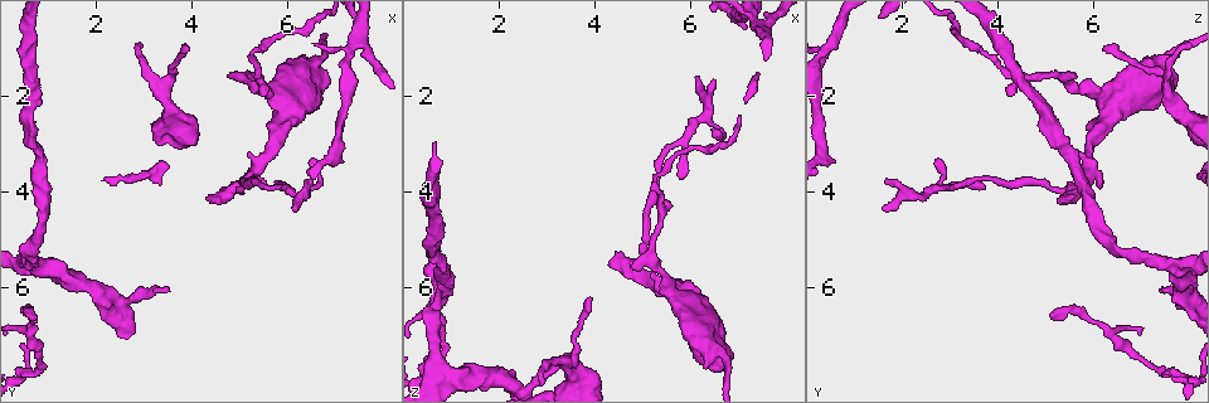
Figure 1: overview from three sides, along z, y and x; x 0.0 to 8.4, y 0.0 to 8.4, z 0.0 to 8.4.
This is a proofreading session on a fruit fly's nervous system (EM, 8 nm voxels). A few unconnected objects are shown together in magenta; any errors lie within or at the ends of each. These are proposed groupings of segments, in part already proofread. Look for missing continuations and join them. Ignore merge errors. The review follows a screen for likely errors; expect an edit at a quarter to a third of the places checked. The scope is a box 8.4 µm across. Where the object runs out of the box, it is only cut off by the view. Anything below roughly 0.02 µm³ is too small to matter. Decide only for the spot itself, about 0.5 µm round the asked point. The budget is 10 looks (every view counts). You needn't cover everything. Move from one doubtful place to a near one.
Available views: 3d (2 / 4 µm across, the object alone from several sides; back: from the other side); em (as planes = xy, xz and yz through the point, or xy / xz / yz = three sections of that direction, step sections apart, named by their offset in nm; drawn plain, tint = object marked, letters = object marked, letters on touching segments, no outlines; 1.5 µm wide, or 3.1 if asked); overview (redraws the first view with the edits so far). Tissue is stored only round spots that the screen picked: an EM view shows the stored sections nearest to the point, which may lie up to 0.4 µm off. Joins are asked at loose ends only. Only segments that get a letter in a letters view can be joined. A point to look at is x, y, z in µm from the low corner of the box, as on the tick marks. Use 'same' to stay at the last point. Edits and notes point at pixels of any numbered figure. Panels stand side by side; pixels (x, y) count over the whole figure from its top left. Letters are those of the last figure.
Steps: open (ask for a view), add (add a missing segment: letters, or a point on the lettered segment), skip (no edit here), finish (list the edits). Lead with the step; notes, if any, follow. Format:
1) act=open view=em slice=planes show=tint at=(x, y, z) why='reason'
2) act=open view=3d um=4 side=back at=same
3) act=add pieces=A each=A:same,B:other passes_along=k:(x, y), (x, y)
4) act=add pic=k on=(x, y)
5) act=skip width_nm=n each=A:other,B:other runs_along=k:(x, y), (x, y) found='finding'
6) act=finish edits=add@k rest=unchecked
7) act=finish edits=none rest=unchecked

act=open view=3d um=4 side=back at=(0.65, 6.70, 5.10) why='tapers out'

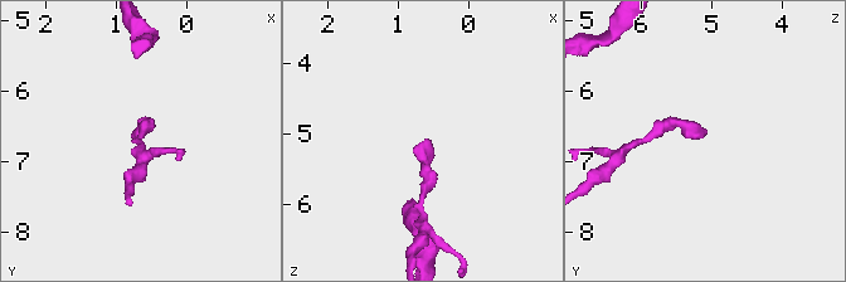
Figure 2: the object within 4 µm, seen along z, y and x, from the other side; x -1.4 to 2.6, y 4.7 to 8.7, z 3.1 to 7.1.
act=open view=em slice=xz step=8 show=letters at=(0.70, 6.65, 5.10) why='now the EM'

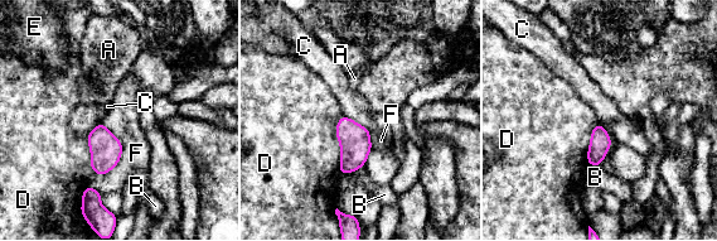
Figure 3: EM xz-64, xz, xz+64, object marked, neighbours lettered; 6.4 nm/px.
act=open view=em slice=planes show=letters at=same

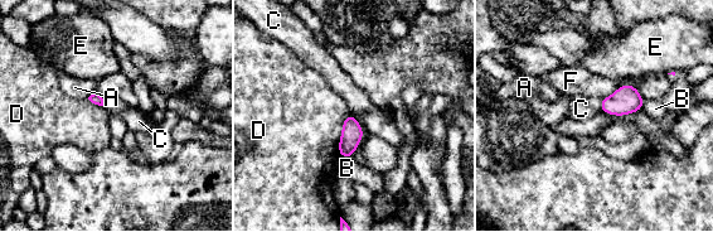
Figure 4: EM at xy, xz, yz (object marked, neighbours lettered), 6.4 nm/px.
act=skip each=A:other,B:other,C:other,D:other,E:other,F:other border=4:(102, 98), (103, 105) found='no lettered segment goes on from it'

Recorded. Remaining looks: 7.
act=open view=3d um=2 at=(3.55, 6.00, 7.40) why='an open end'

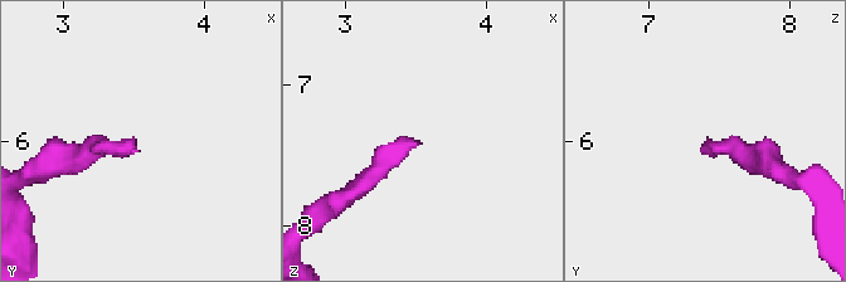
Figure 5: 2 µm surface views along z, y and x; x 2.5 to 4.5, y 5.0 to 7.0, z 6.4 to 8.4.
act=open view=em slice=planes show=tint at=(3.54, 6.00, 7.42)

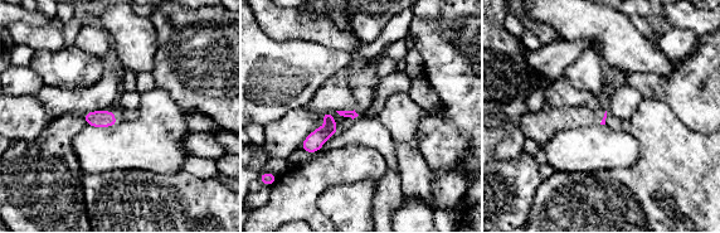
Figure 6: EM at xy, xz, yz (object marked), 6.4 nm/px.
act=open view=em slice=planes show=letters at=same why='what lies round it'

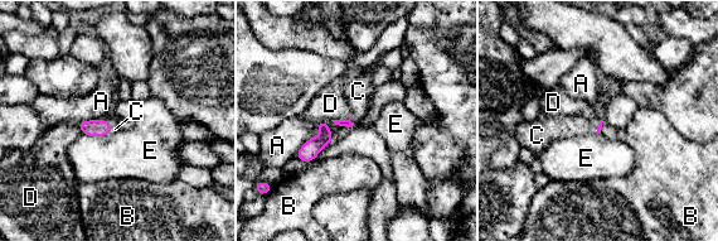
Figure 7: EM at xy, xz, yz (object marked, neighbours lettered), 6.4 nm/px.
act=add pieces=C longest_contact=A:280nm each=A:other,B:other,C:same,D:other,E:other passes_along=7:(93, 128), (108, 125), (112, 120) found='the cell continues'

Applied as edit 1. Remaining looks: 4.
act=open view=overview why='redraw'

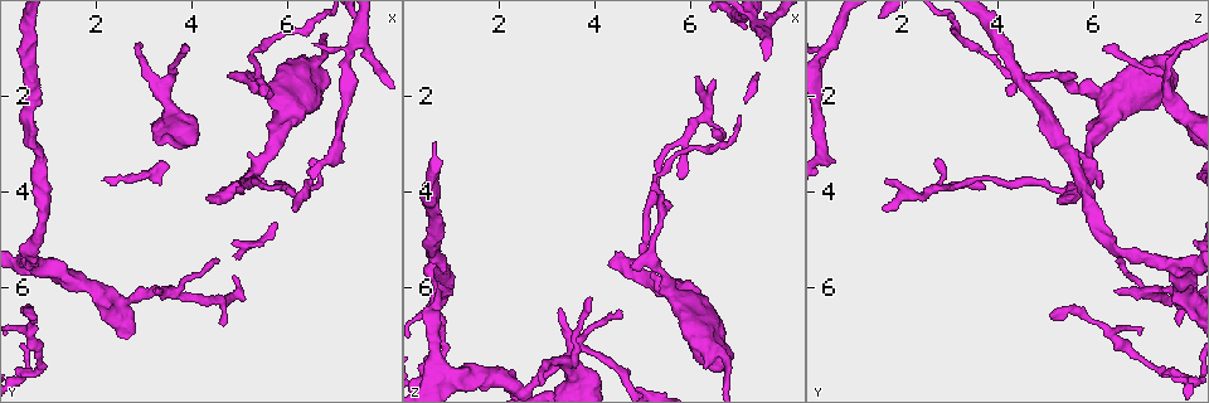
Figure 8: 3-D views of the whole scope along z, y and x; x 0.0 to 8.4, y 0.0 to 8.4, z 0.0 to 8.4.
act=open view=3d um=2 at=(3.85, 0.95, 6.20) why='thin end'

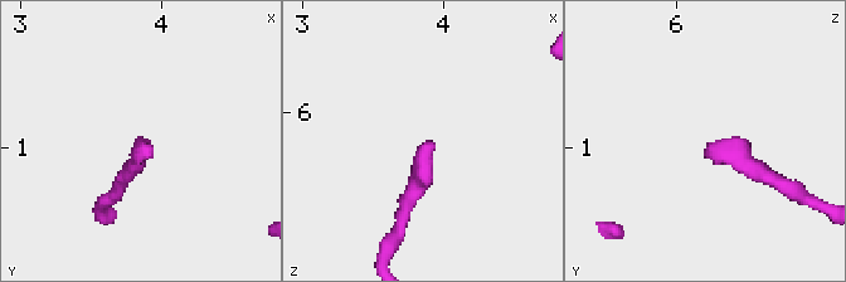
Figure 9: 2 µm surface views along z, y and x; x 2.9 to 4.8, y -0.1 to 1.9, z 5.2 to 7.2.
act=open view=em slice=yz step=8 show=tint at=(3.92, 1.00, 6.22) why='shape alone is not enough'

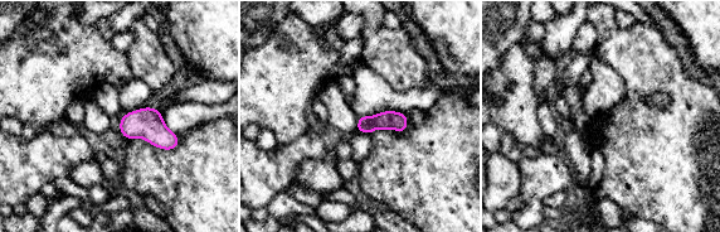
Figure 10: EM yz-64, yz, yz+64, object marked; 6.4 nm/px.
act=open view=em slice=planes show=letters at=same

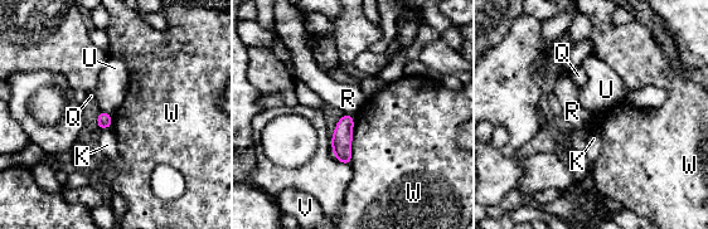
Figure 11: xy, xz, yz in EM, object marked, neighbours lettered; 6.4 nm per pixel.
act=skip longest_contact=W:300nm each=K:other,Q:other,R:other,U:other,V:other,W:other border=11:(354, 117), (352, 161), (349, 164) found='no lettered segment goes on from it'

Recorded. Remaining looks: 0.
act=finish edits=add@7 rest=unchecked

